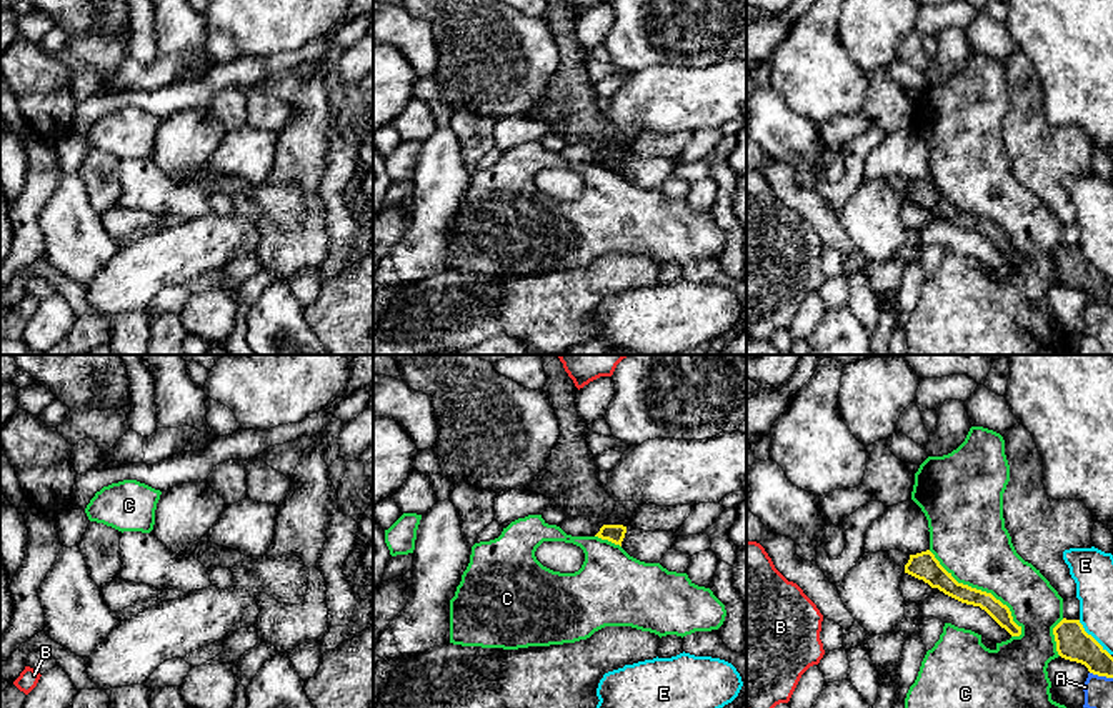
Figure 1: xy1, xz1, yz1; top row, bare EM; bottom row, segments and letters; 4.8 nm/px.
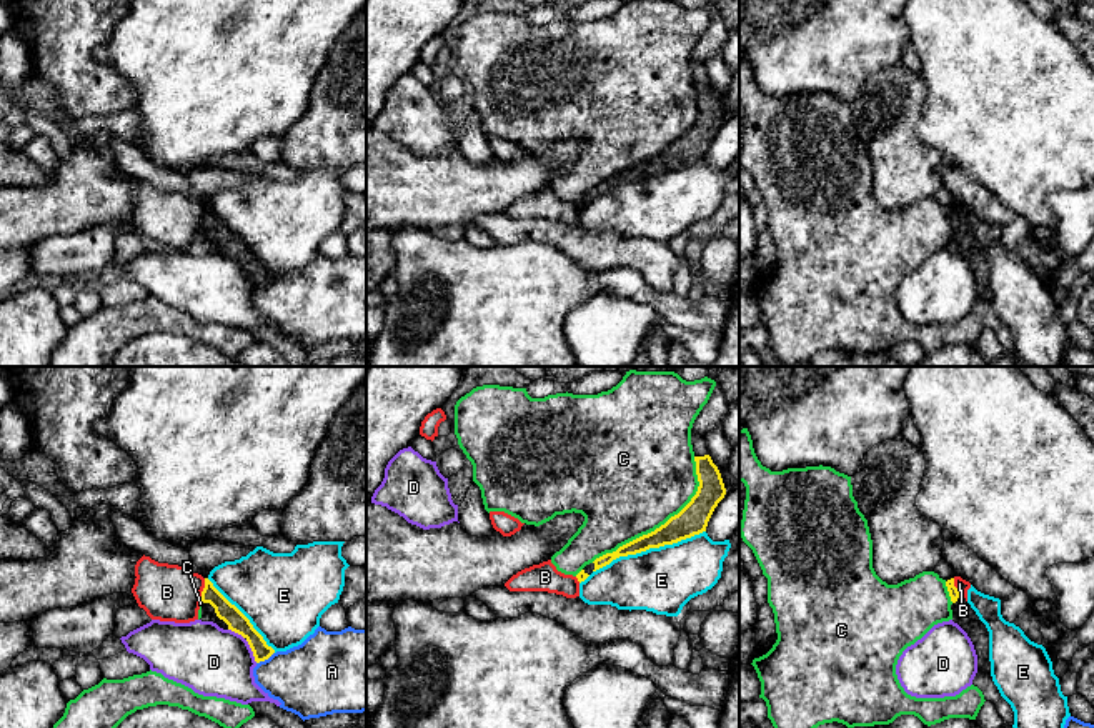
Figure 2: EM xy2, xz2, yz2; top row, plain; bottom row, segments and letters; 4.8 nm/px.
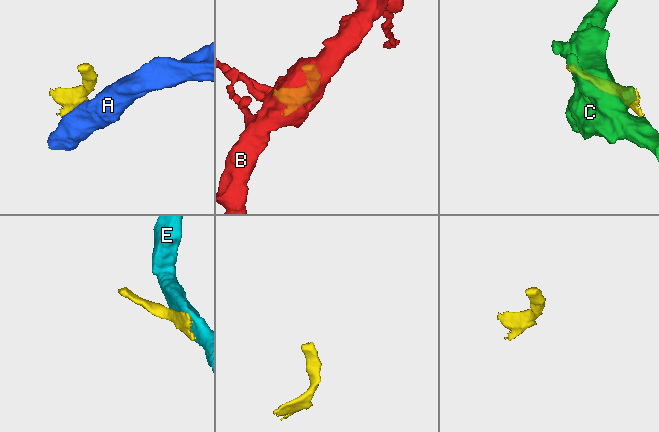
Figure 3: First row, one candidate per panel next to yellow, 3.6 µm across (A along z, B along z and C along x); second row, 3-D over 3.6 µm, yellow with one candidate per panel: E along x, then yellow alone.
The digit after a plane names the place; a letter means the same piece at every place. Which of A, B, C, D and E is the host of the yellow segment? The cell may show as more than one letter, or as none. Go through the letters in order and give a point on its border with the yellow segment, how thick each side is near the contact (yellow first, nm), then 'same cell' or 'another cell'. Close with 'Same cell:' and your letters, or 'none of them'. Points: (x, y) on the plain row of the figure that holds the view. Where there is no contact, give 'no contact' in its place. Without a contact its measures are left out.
A: xy2 (265, 285) | 100/360 nm | another cell
B: xy2 (203, 217) | 100/280 nm | another cell
C: xz2 (661, 152) | 150/500 nm | another cell
D: xy2 (248, 270) | 100/340 nm | another cell
E: xz2 (648, 175) | 150/320 nm | another cell
Same cell: none of them

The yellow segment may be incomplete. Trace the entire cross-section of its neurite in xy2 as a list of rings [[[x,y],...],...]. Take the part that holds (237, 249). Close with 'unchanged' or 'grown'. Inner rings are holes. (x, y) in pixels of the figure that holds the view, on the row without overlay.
[[[205,205],[205,215],[201,218],[200,247],[213,248],[223,257],[231,257],[241,262],[248,268],[256,290],[268,287],[275,280],[253,255],[250,247],[225,225],[208,205]]]; grown

